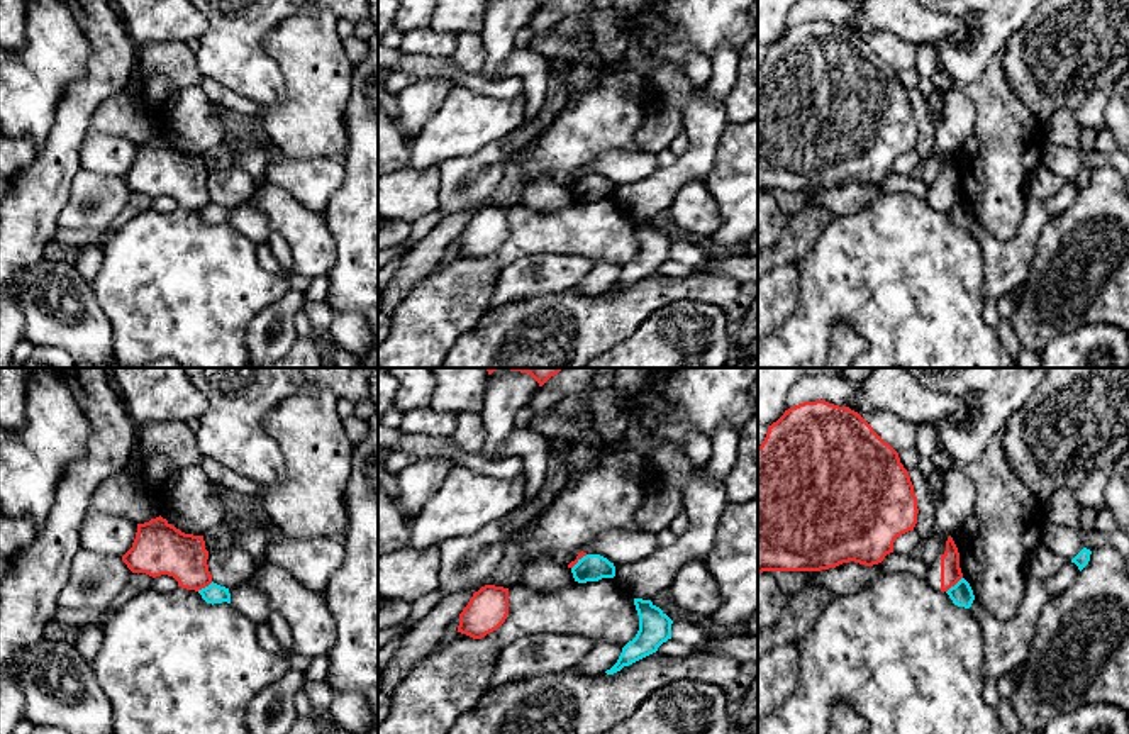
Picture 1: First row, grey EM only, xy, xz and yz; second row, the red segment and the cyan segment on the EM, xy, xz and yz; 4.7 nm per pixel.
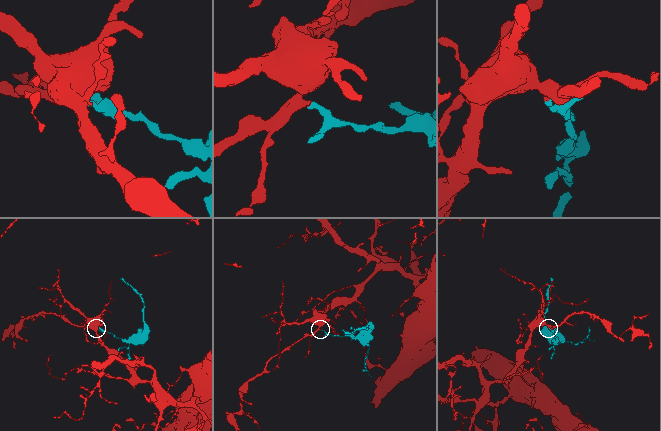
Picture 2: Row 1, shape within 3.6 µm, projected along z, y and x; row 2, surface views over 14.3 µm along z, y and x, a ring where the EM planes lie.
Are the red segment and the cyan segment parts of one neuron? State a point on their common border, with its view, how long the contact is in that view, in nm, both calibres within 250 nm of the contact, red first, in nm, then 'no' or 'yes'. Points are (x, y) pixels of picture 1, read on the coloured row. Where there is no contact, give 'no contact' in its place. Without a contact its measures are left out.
meets red in yz at (953, 585); contact 110 nm long; 100 nm thick on the red side, 110 nm on the other; no

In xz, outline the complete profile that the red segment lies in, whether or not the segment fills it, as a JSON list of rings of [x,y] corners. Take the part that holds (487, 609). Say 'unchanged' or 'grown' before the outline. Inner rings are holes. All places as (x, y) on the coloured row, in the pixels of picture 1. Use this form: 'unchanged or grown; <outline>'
unchanged; [[[485,585],[459,614],[458,632],[481,639],[497,631],[509,615],[509,588]]]

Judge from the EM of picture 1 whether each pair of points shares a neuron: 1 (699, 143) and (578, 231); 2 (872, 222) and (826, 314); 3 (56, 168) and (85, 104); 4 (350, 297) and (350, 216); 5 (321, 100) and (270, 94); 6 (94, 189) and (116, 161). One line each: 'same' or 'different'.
1: different
2: same
3: same
4: same
5: different
6: different

